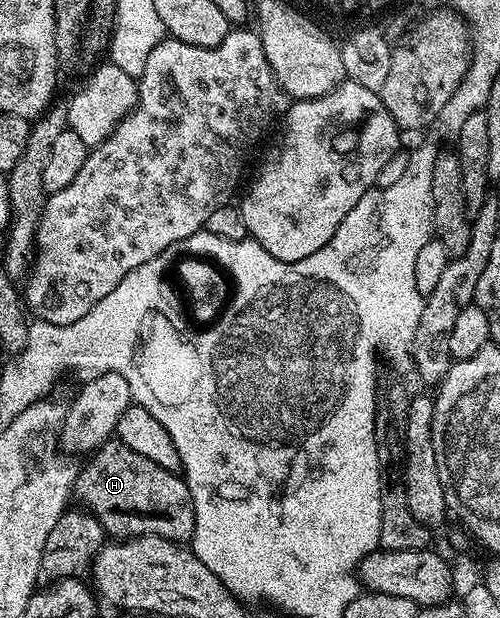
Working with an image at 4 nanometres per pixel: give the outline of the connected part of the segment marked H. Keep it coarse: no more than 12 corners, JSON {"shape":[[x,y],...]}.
{"shape":[[117,440],[80,469],[73,494],[104,535],[195,531],[182,477]]}

